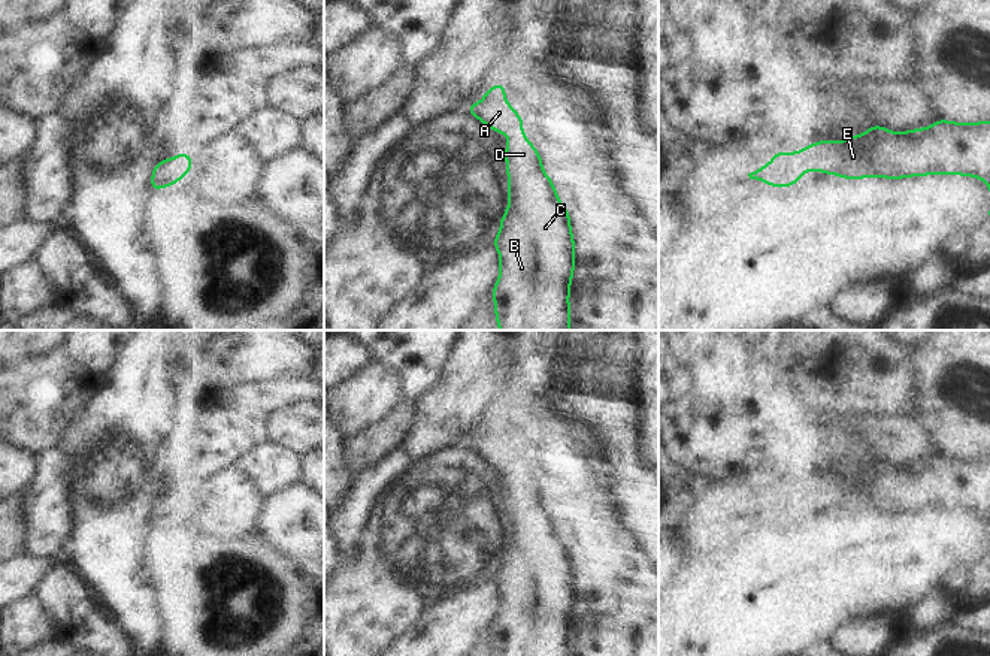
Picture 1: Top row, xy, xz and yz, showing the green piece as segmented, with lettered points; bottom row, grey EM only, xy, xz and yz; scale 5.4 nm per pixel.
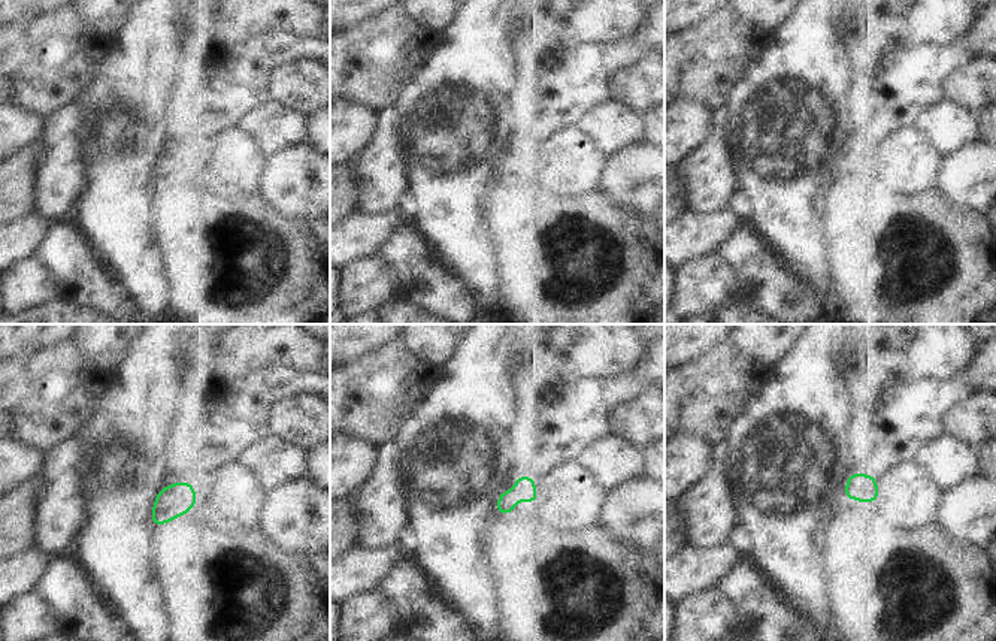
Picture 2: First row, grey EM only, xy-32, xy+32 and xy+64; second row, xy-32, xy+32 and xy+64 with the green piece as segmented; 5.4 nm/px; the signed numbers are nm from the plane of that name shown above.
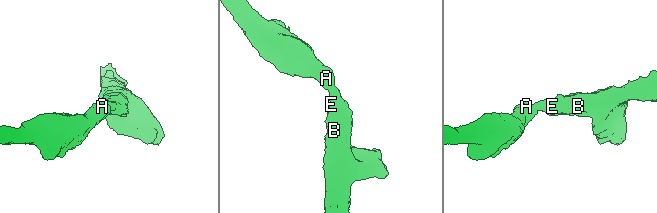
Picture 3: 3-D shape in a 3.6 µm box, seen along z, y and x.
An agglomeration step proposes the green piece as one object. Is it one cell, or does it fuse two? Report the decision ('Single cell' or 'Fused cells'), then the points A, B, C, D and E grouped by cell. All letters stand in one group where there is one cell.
Single cell. Groups: A B C D E.

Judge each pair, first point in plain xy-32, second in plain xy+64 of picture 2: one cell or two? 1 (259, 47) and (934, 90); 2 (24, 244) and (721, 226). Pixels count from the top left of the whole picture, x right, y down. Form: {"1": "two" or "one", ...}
{"1": "one", "2": "one"}

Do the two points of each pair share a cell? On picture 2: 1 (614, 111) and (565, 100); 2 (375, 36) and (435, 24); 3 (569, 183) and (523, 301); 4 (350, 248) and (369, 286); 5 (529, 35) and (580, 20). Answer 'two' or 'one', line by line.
1: two
2: two
3: two
4: two
5: one

